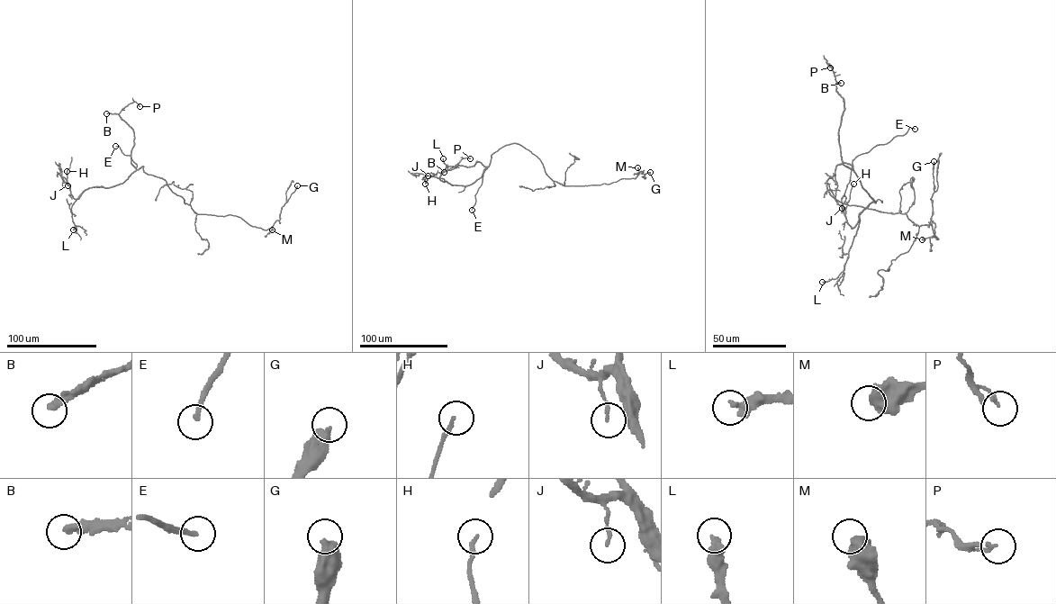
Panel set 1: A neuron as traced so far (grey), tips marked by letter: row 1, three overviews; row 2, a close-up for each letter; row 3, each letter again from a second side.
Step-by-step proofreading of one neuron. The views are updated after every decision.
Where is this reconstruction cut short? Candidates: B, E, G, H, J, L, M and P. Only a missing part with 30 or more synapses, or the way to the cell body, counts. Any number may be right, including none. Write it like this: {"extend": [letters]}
{"extend": ["B", "E"]}

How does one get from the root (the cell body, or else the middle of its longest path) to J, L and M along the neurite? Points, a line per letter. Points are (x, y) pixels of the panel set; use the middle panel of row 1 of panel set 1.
J: (531, 152), (516, 143), (501, 147), (491, 155), (481, 176), (465, 185), (451, 184), (443, 178), (428, 175)
L: (531, 152), (516, 143), (501, 147), (491, 155), (481, 176), (465, 185), (439, 179), (446, 166), (443, 158)
M: (531, 152), (540, 160), (546, 174), (564, 185), (609, 184), (621, 178), (635, 178), (637, 167)

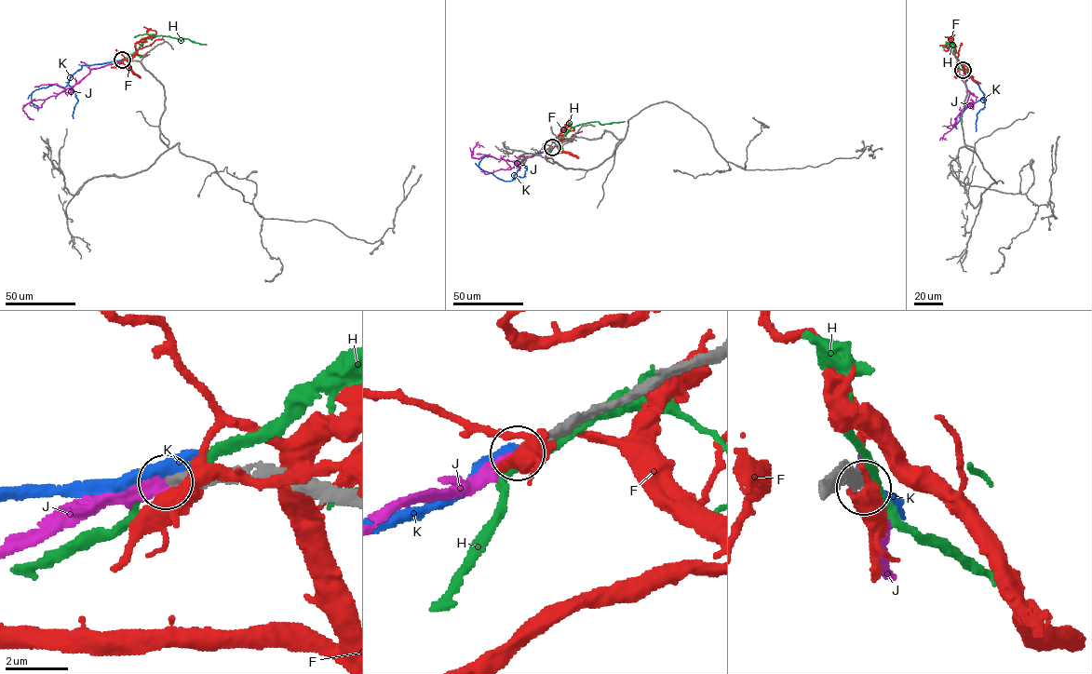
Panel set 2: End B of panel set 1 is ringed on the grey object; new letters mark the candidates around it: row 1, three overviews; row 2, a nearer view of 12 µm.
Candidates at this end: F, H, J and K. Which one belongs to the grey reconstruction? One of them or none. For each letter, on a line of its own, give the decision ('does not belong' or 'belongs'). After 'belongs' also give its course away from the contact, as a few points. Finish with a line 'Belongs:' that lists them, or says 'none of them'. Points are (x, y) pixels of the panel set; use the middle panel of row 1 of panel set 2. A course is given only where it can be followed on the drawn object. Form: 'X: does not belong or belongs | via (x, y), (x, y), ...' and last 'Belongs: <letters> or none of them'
F: does not belong
H: does not belong
J: belongs | via (552, 147), (527, 155), (522, 162), (491, 156), (472, 157), (477, 144), (483, 147)
K: does not belong
Belongs: J

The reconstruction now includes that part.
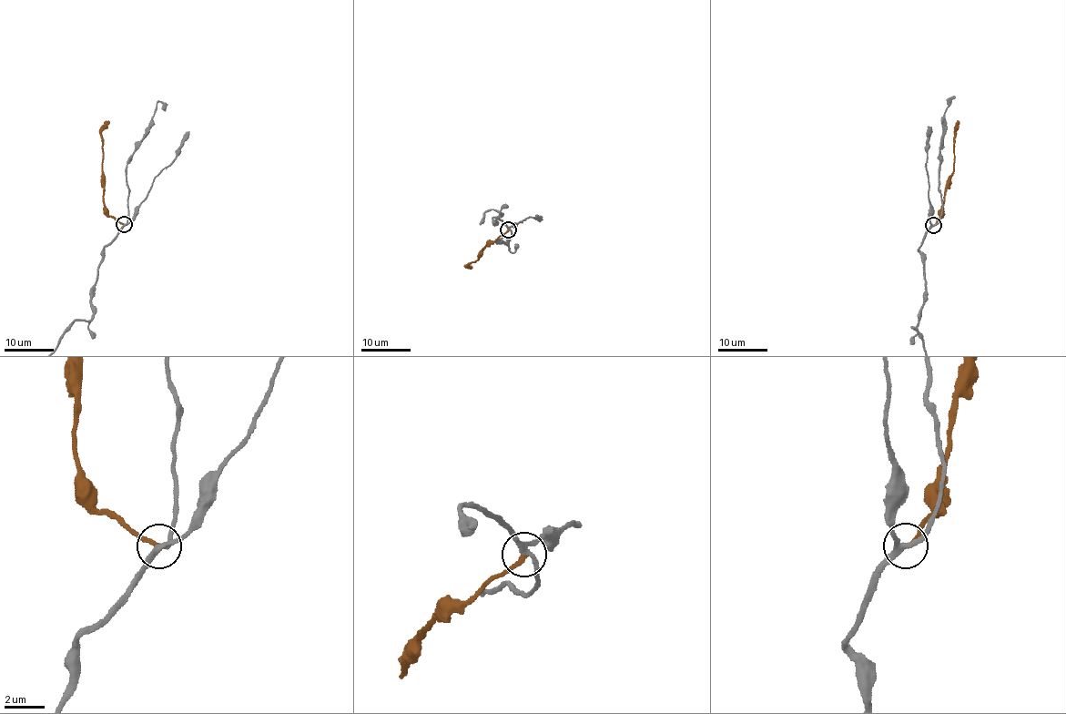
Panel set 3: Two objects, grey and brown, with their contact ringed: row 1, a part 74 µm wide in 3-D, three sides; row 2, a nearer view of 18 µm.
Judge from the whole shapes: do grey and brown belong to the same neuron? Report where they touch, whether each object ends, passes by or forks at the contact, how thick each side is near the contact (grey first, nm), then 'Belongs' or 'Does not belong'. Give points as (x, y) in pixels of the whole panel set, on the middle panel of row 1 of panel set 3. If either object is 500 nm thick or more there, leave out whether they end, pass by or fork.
Place: (508, 229). At the ring grey forks. At the ring brown ends. Thickness 240 nm (grey) against 220 nm. Belongs

